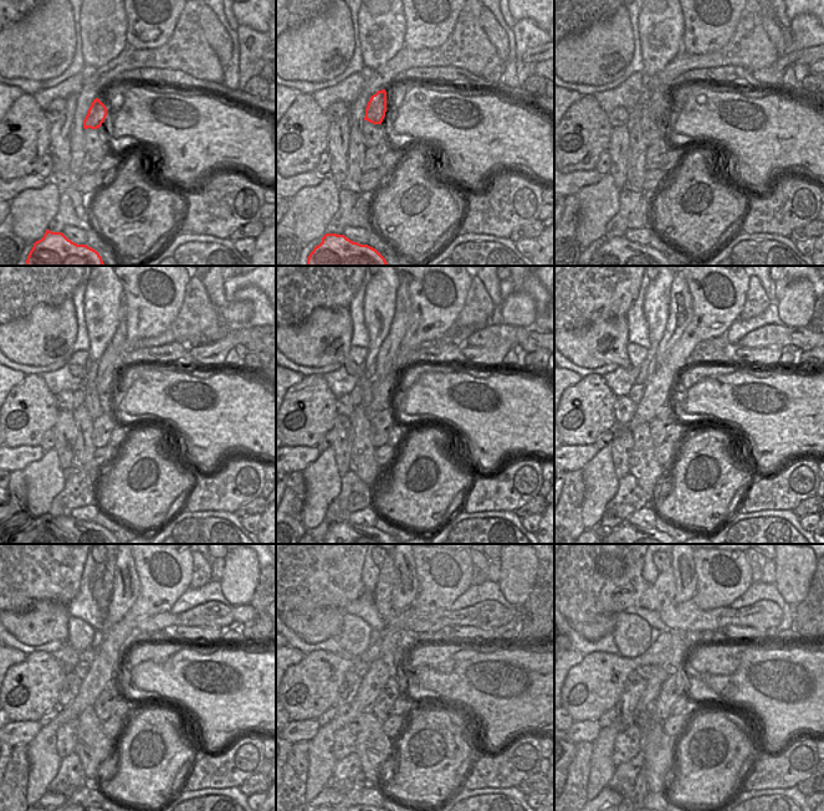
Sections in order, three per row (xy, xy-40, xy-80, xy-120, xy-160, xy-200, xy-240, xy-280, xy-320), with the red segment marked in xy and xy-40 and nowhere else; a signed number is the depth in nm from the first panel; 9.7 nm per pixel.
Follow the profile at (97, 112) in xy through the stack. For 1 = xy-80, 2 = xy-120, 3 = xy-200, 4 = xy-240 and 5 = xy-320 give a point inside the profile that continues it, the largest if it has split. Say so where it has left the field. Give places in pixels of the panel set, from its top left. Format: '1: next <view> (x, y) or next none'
1: next xy-80 (659, 103)
2: next xy-120 (111, 362)
3: next xy-200 (680, 311)
4: next xy-240 (126, 584)
5: next xy-320 (684, 569)

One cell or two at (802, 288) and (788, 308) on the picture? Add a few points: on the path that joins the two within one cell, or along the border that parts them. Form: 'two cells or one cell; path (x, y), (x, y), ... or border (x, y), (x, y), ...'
one cell; path (799, 293), (799, 297), (793, 303)

